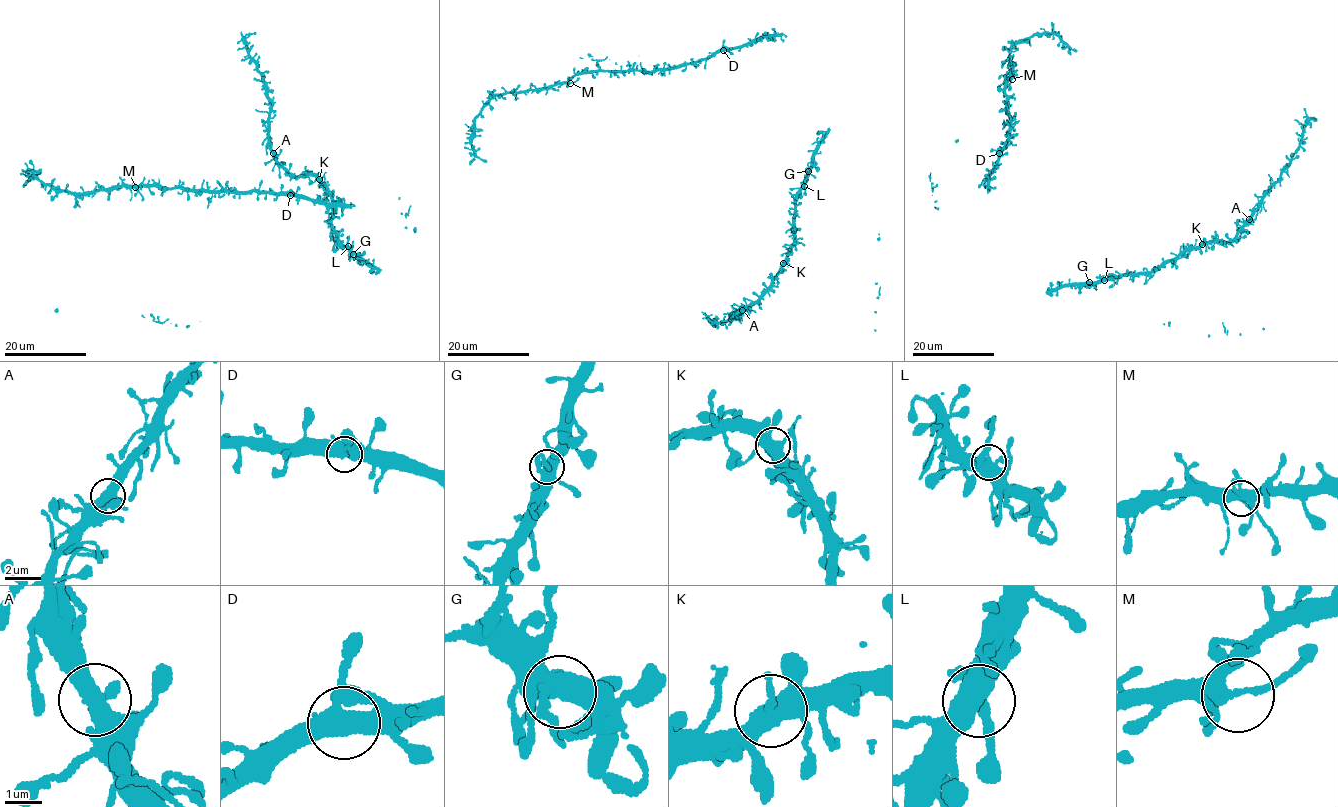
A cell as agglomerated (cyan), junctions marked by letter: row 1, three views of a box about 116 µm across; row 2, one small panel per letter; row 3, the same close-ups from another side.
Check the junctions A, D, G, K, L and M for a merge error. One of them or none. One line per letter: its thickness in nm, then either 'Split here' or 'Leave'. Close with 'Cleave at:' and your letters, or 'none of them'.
A: Thickness 460 nm. Leave
D: Thickness 440 nm. Leave
G: Thickness 440 nm. Leave
K: Thickness 460 nm. Leave
L: Thickness 480 nm. Leave
M: Thickness 320 nm. Leave
Cleave at: none of them

